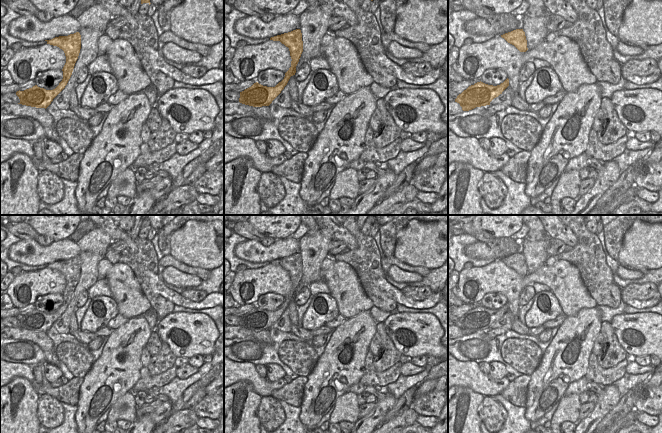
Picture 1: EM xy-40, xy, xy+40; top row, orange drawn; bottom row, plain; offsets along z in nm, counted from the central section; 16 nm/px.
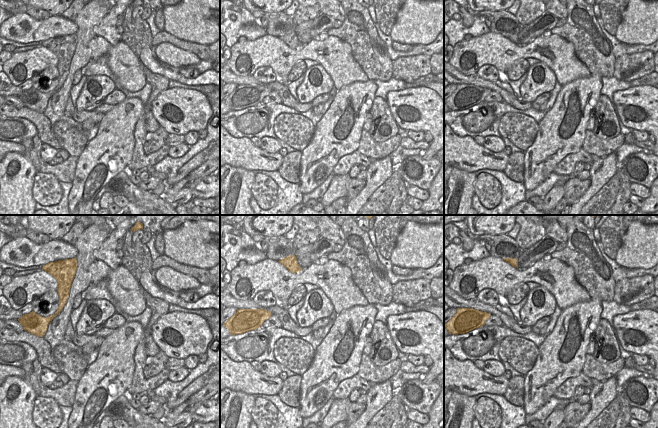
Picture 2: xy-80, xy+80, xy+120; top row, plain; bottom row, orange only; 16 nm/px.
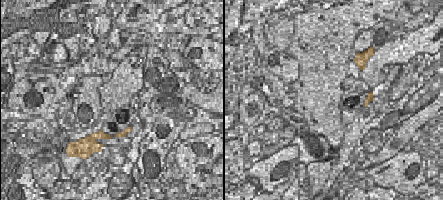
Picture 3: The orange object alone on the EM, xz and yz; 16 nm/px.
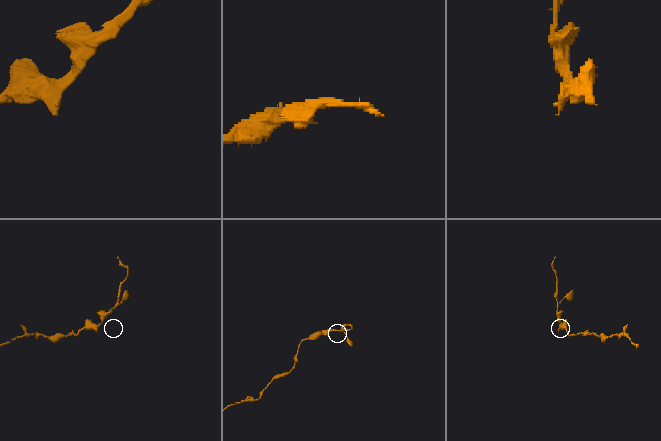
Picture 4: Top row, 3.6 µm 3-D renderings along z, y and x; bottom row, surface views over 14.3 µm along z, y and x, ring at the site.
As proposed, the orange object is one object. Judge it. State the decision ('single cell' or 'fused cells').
single cell

